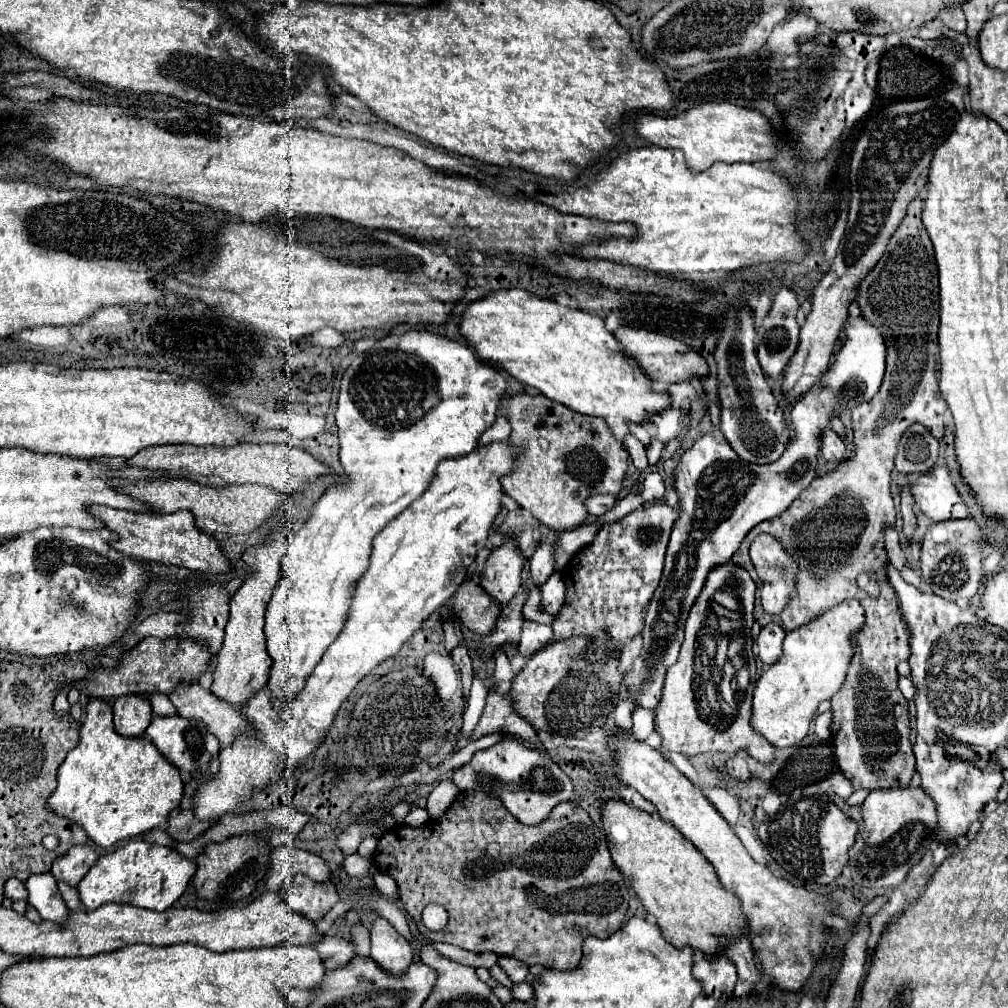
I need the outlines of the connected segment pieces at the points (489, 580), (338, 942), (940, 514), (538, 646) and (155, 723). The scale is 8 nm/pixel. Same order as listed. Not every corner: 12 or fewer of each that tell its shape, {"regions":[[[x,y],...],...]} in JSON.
{"regions":[[[512,538],[492,550],[480,586],[498,606],[518,592],[522,554]],[[324,936],[316,952],[326,970],[344,966],[354,956],[346,938]],[[946,466],[914,476],[914,508],[936,522],[968,516]],[[526,620],[520,654],[530,658],[552,638],[552,628]],[[156,716],[150,742],[178,770],[202,774],[220,742],[202,722]]]}

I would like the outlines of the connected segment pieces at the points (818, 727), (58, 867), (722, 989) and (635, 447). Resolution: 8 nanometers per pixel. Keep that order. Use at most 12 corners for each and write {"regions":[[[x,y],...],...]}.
{"regions":[[[830,712],[818,714],[814,722],[817,742],[831,738]],[[72,846],[52,864],[52,876],[76,888],[98,854]],[[698,956],[692,976],[704,996],[732,996],[736,968],[722,956]],[[626,436],[632,464],[638,470],[648,468],[646,448],[634,436]]]}

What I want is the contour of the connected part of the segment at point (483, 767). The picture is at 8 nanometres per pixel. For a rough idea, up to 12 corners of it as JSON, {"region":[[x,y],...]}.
{"region":[[516,738],[454,770],[528,826],[574,800],[558,764]]}

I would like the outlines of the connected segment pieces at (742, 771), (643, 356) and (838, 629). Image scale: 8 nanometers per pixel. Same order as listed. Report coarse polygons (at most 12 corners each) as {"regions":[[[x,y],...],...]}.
{"regions":[[[746,750],[726,760],[726,772],[738,782],[750,780]],[[644,328],[614,334],[656,382],[710,374],[702,354]],[[838,604],[784,638],[754,688],[750,724],[798,744],[832,698],[864,624]]]}

